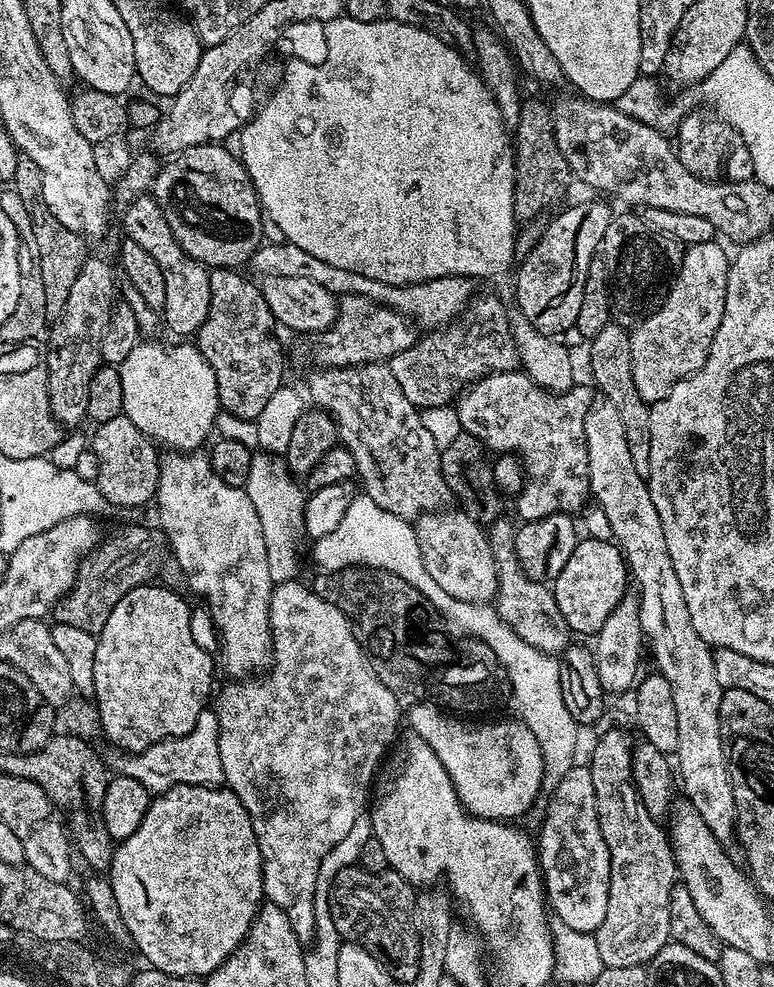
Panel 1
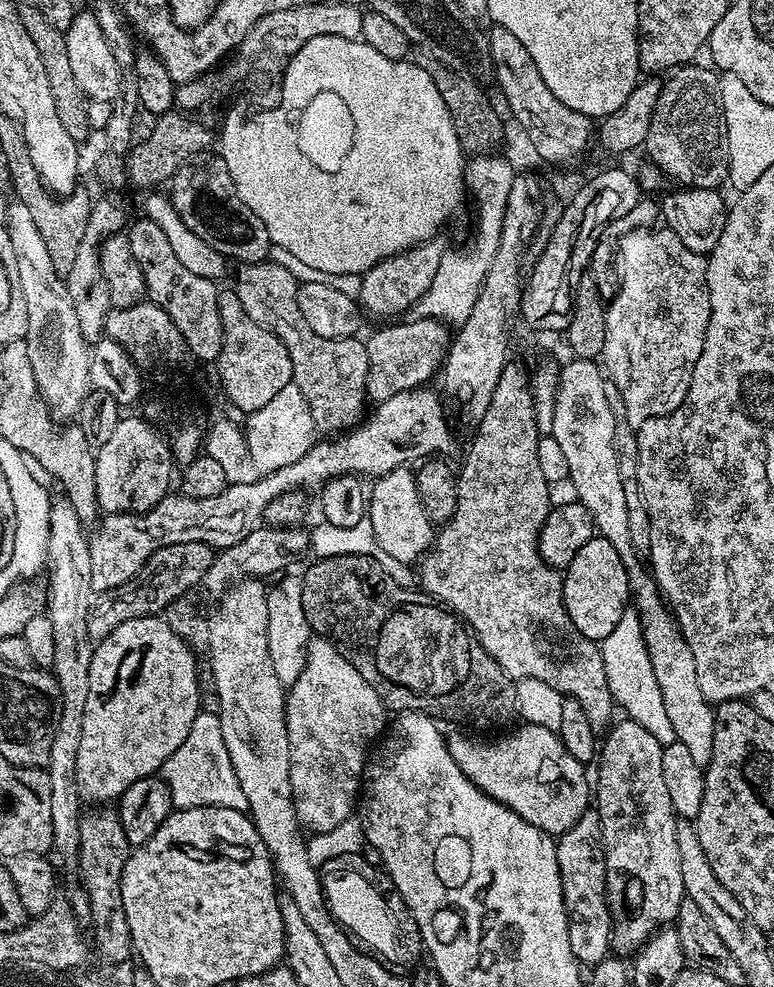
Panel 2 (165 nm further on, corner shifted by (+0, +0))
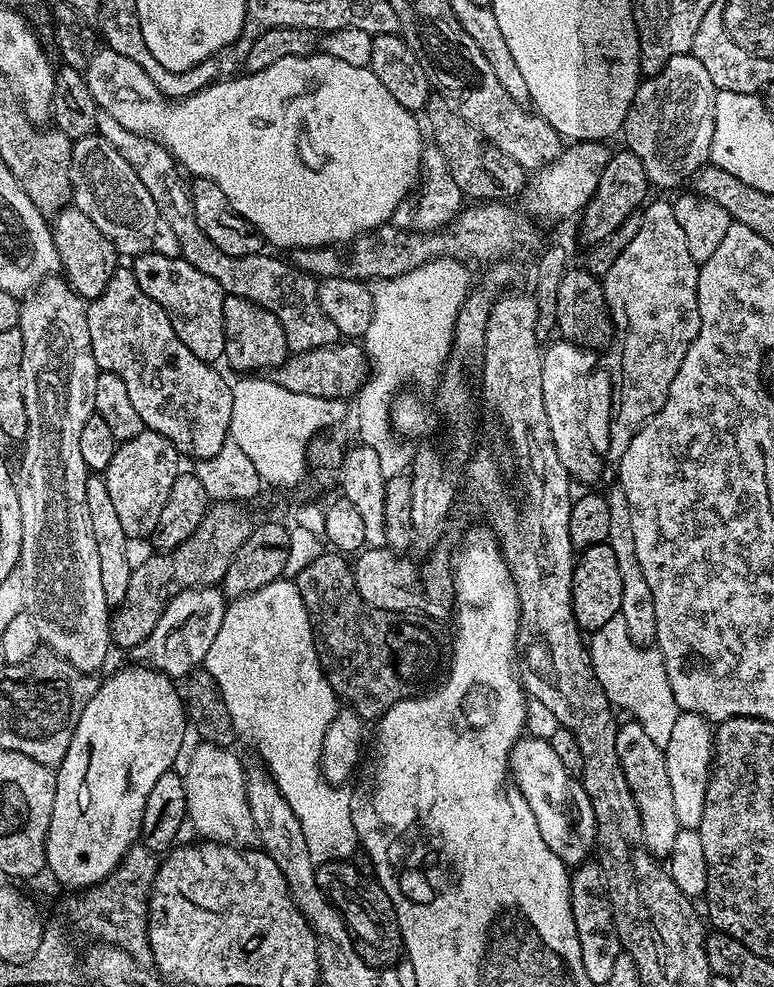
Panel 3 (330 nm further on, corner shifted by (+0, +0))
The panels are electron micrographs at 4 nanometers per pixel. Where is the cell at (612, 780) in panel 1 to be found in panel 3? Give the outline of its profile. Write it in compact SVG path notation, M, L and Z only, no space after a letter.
M637 722L621 723L616 730L618 742L618 762L622 762L622 774L626 774L626 786L634 794L638 806L638 818L642 818L642 838L646 846L657 858L668 858L673 849L678 832L682 829L674 810L673 791L667 774L665 749L654 744L650 734Z

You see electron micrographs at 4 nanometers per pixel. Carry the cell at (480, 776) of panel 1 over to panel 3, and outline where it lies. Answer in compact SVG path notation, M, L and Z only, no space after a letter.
M525 735L513 746L508 766L522 798L526 798L530 810L534 810L538 831L542 833L546 846L550 846L550 850L554 850L556 857L566 865L579 866L585 863L593 855L596 846L594 806L590 806L584 785L562 766L551 743Z

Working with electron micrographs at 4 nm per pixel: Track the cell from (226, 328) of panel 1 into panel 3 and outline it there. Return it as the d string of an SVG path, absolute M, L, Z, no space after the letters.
M225 295L222 302L222 318L226 334L223 359L228 360L234 371L240 372L236 374L264 374L269 370L275 370L288 359L290 353L286 342L286 330L270 310L246 298Z

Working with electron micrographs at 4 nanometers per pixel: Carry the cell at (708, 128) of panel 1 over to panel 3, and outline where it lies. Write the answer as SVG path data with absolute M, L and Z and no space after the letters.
M694 55L675 56L666 62L666 66L656 76L641 79L636 87L634 102L630 102L630 110L624 119L622 137L627 151L636 155L642 162L642 170L646 170L649 185L660 188L676 188L679 184L687 185L699 168L709 163L714 142L714 102L717 88L706 74L706 66L698 62Z

